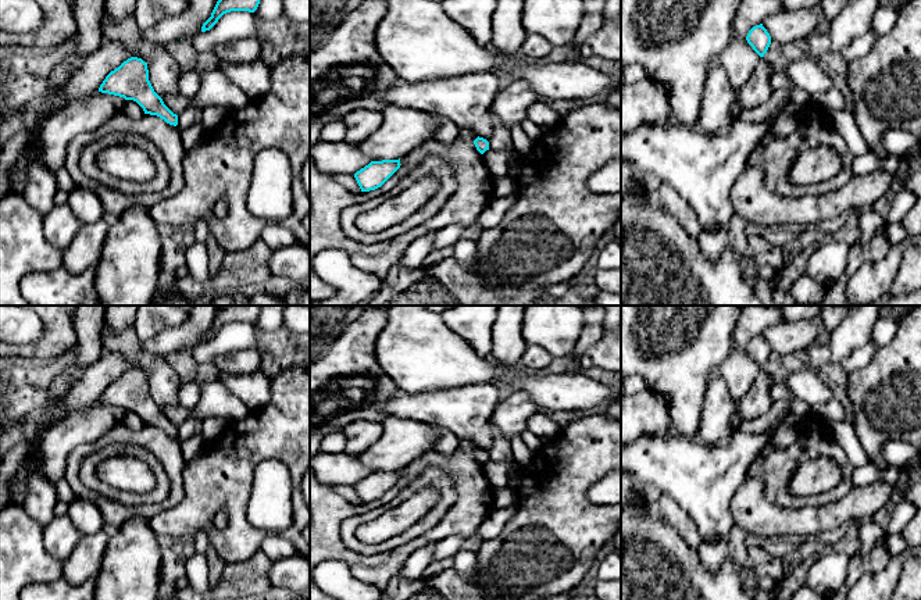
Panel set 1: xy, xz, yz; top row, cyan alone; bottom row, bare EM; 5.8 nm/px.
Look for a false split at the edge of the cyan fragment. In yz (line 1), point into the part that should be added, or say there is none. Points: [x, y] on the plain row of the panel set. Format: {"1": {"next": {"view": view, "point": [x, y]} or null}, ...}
{"1": {"next": null}}

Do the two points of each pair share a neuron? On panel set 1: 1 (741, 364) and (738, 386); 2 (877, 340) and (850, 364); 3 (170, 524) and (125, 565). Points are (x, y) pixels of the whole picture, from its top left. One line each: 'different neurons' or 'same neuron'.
1: same neuron
2: same neuron
3: different neurons

